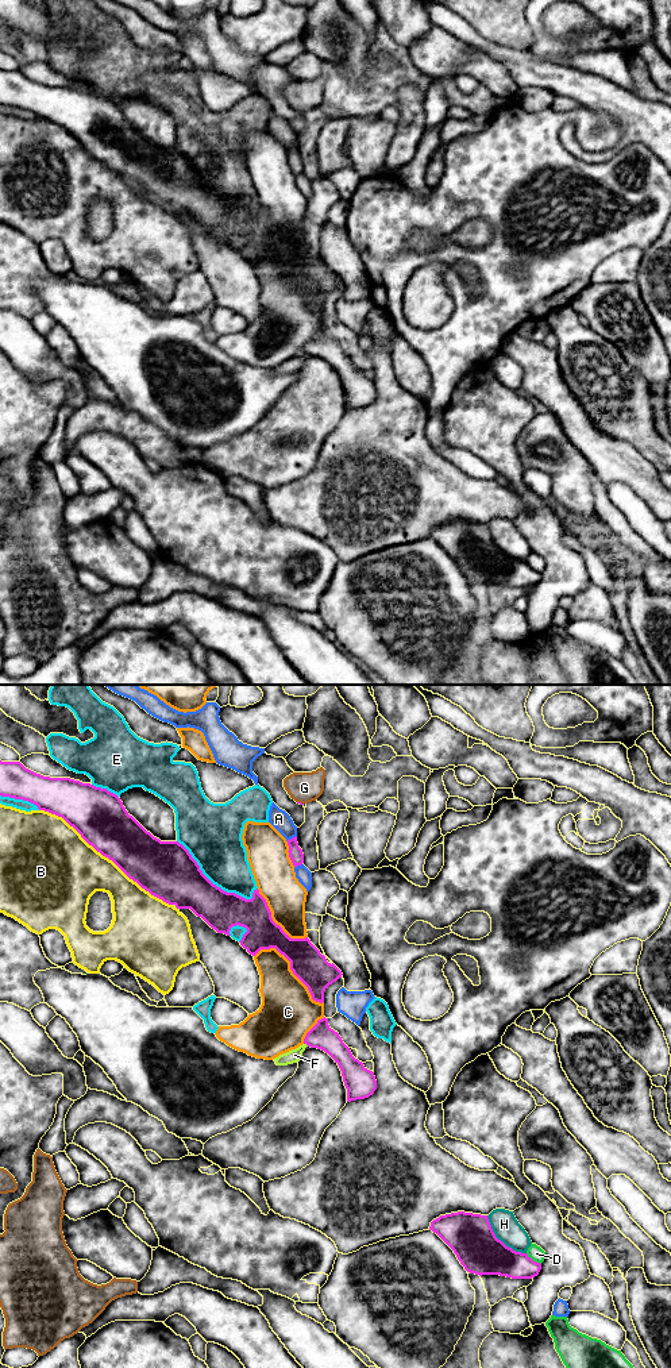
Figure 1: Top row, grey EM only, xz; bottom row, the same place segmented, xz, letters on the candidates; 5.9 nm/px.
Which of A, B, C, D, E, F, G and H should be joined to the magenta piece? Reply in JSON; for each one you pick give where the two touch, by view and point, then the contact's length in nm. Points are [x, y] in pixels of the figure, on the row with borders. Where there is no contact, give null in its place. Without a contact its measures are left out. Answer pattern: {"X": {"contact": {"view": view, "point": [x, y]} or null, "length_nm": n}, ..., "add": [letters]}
{"add": []}

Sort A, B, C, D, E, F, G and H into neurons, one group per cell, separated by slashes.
A / B / C / D / E / F / G / H

